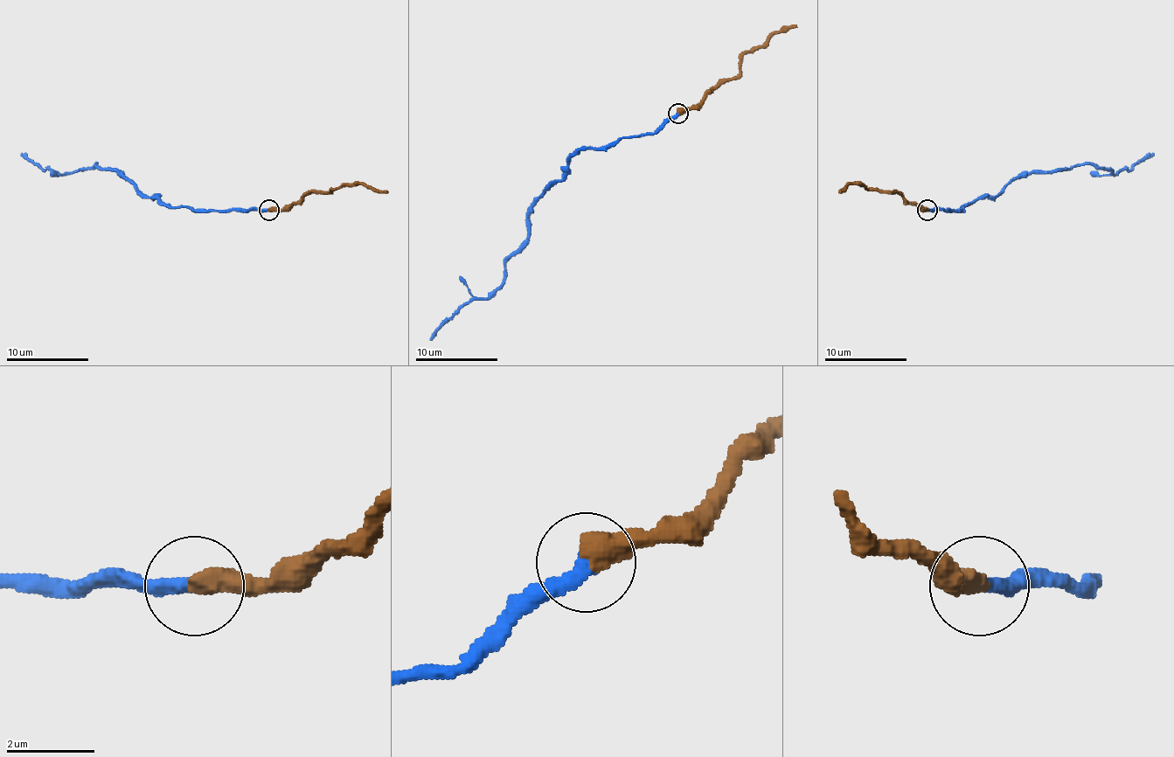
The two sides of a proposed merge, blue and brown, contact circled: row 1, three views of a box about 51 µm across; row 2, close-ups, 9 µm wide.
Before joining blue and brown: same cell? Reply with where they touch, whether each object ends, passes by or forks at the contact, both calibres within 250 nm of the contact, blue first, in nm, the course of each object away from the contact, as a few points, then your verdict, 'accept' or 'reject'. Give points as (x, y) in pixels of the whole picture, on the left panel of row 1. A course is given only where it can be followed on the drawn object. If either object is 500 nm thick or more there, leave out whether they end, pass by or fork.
(268, 210) | 360/550 nm | blue via (268, 210), (170, 207), (121, 172), (104, 170), (96, 164), (78, 172), (57, 175), (20, 154) | brown via (268, 210), (282, 210), (305, 195), (332, 190), (346, 184), (363, 184), (387, 193) | accept

